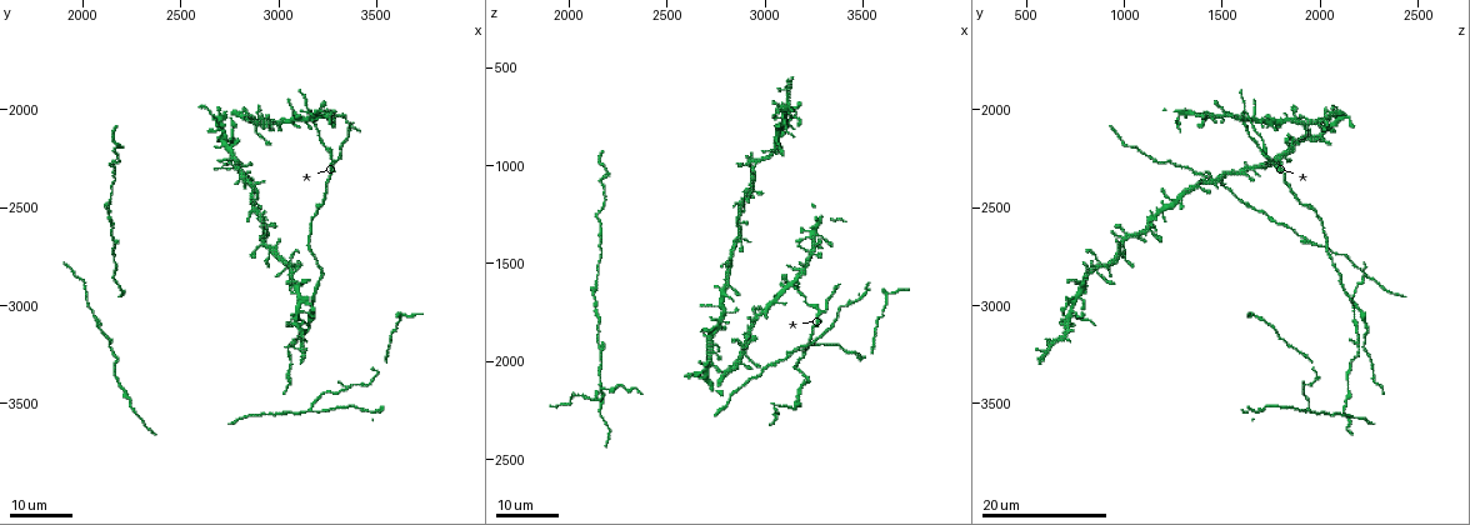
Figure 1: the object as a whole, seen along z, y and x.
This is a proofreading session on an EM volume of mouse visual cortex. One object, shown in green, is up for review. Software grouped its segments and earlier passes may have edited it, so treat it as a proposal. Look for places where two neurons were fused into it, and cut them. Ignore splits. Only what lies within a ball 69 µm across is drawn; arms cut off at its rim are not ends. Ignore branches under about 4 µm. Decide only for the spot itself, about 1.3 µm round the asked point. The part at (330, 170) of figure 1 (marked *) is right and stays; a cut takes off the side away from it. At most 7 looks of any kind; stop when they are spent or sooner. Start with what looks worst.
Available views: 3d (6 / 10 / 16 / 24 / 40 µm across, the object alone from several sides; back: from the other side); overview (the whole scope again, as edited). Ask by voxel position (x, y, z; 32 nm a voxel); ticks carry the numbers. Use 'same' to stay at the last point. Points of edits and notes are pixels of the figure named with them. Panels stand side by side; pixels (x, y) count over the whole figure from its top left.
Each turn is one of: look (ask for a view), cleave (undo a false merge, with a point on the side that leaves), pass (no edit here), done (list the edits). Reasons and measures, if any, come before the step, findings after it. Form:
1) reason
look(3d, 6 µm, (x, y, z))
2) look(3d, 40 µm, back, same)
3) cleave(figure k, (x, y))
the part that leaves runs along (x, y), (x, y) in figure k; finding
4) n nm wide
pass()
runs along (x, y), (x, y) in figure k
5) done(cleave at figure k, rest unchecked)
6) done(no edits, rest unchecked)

arms part here
look(3d, 24 µm, (3290, 2270, 1740))

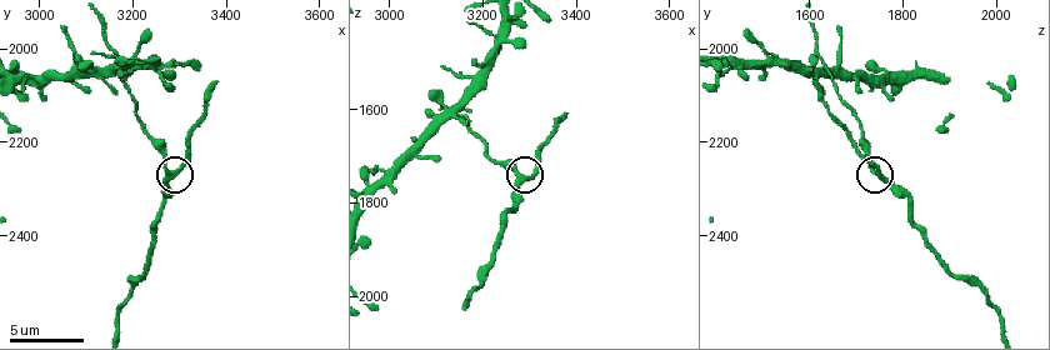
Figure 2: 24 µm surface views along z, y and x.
look(3d, 6 µm, (3285, 2265, 1745))

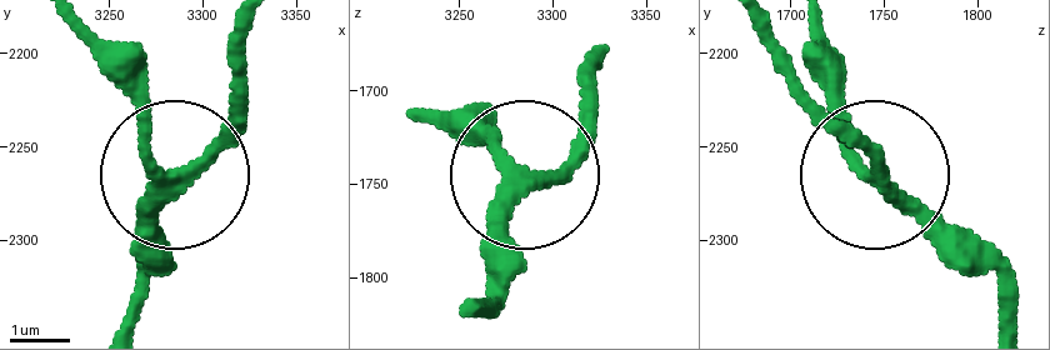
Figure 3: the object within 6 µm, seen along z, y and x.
side arm 9 µm; 3 arms
pass()
continuous, no second neuron

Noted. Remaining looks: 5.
small branch off a trunk
look(3d, 24 µm, (2760, 2290, 1710))

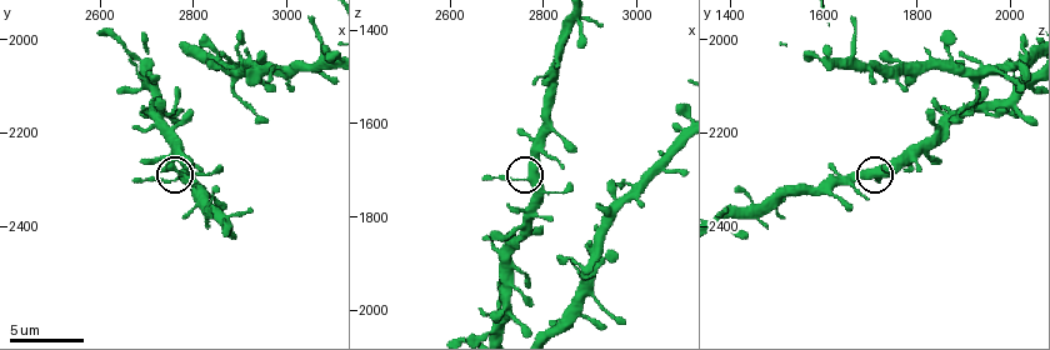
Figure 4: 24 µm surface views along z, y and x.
zoom in
look(3d, 6 µm, same)

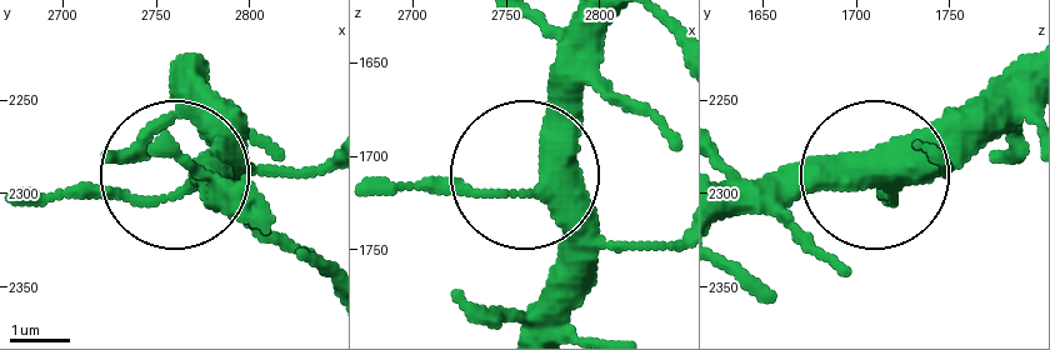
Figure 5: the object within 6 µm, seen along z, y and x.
side arm 58 µm; 3 arms
pass()
one neuron here

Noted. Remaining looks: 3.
three arms meet
look(3d, 24 µm, (3160, 3530, 1930))

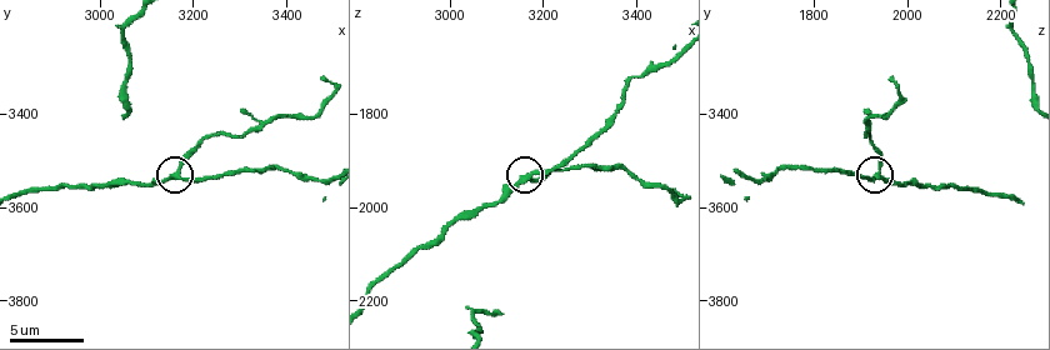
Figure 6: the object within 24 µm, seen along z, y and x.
closer look
look(3d, 6 µm, (3165, 3530, 1940))

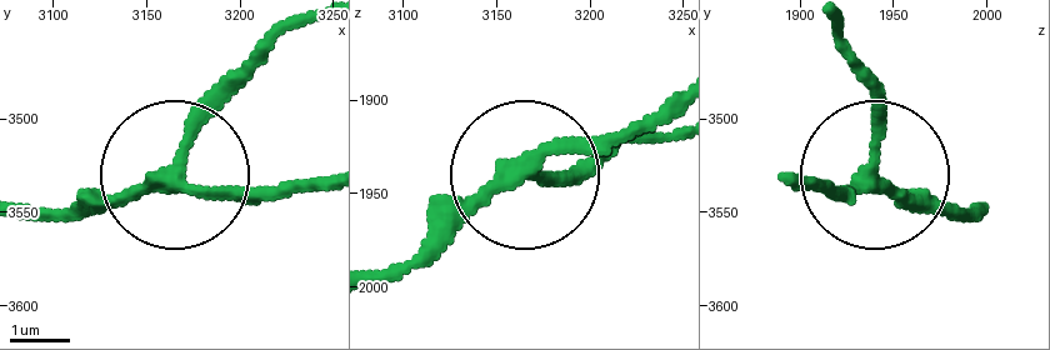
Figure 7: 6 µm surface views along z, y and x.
3 arms
pass()
continuous, no second neuron

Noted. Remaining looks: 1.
done(no edits, rest unchecked)

